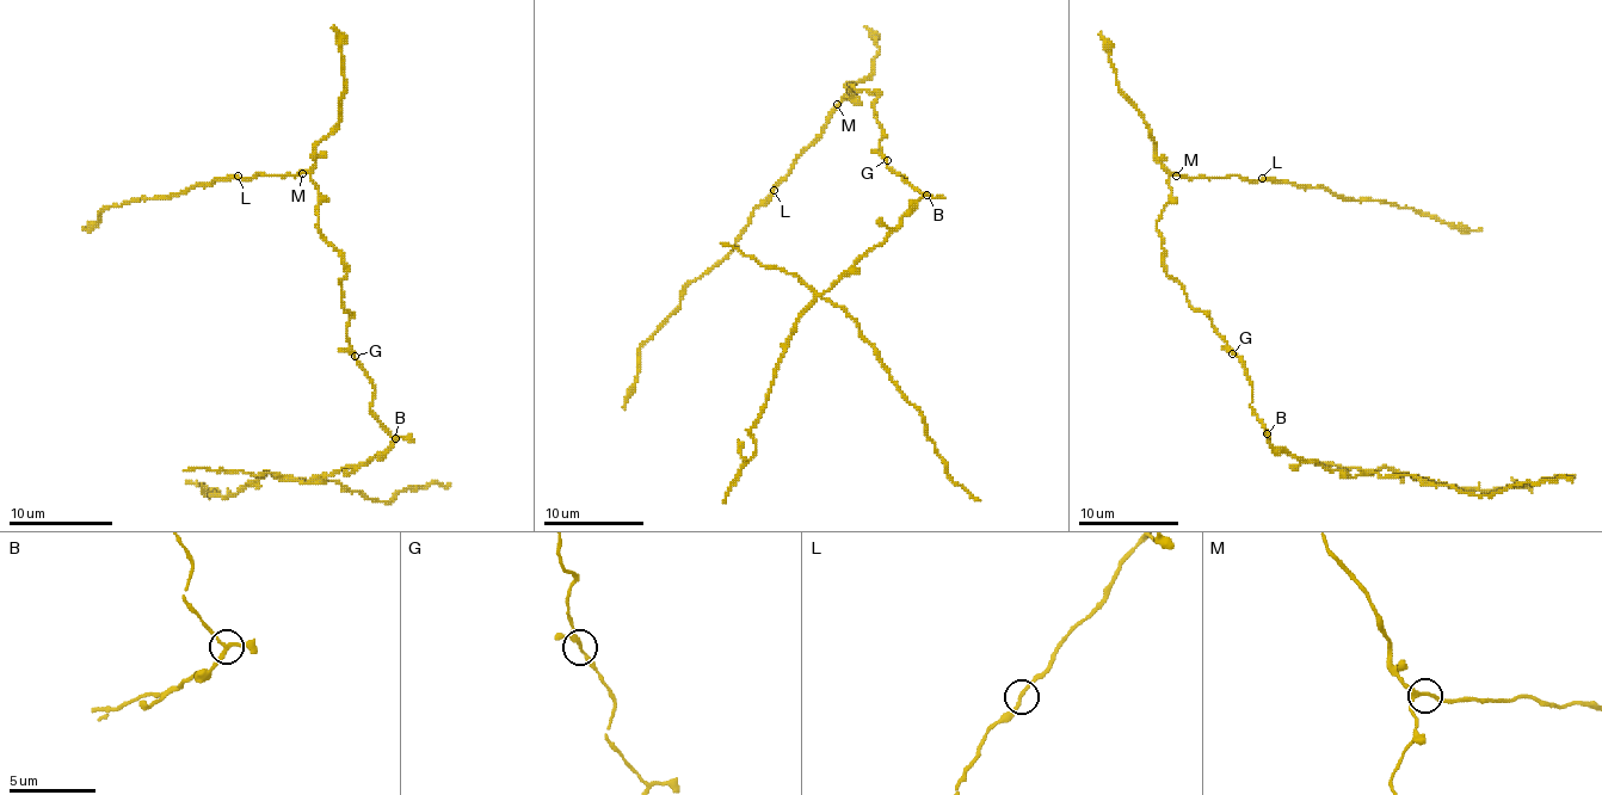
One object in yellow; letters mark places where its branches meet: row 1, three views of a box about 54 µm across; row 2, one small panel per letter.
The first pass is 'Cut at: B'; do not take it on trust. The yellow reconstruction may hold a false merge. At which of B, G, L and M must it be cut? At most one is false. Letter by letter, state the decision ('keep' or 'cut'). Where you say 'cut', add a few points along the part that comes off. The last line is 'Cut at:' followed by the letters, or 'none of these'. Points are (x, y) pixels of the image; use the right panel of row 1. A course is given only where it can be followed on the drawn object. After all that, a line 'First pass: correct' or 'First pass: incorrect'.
B: cut; foreign part runs (1267, 435), (1275, 448), (1350, 478), (1416, 475), (1484, 495), (1516, 482), (1572, 478)
G: keep
L: keep
M: keep
Cut at: B
First pass: correct

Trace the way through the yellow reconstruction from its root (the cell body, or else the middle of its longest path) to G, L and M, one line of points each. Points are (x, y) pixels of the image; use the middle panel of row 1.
G: (882, 140), (879, 149), (887, 160)
L: (882, 140), (882, 124), (874, 115), (879, 94), (851, 85), (851, 99), (842, 99), (824, 133), (774, 190)
M: (882, 140), (882, 124), (874, 115), (876, 92), (856, 90), (851, 85), (851, 99), (844, 97), (837, 104)

